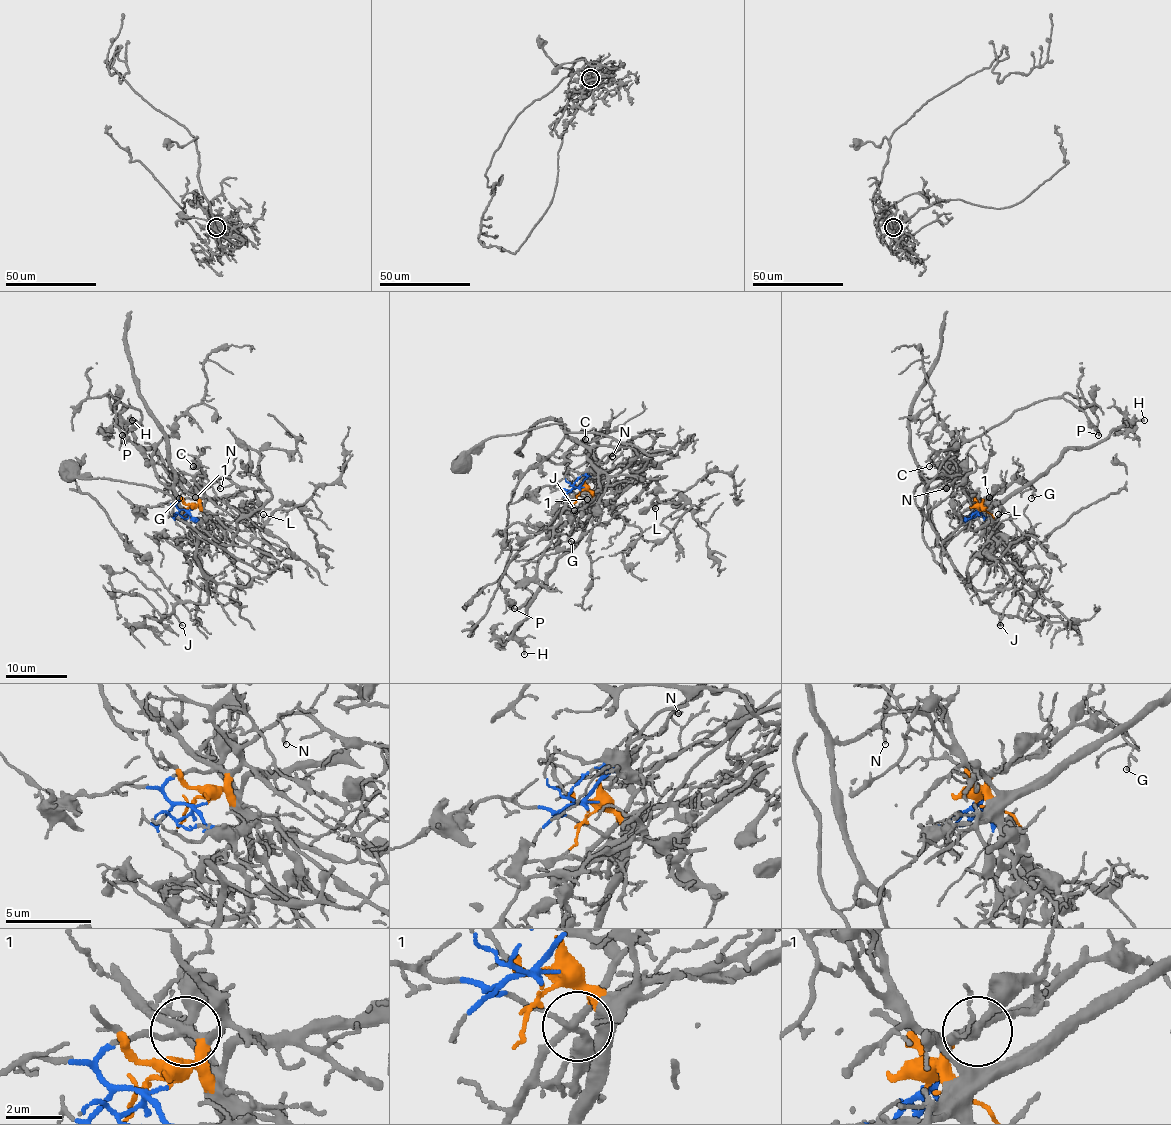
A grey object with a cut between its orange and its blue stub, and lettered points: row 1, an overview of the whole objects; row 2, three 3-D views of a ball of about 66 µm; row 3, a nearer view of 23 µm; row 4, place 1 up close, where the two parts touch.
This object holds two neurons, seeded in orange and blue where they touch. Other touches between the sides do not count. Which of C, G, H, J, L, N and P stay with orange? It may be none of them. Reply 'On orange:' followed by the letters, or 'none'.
On orange: G, H, N

